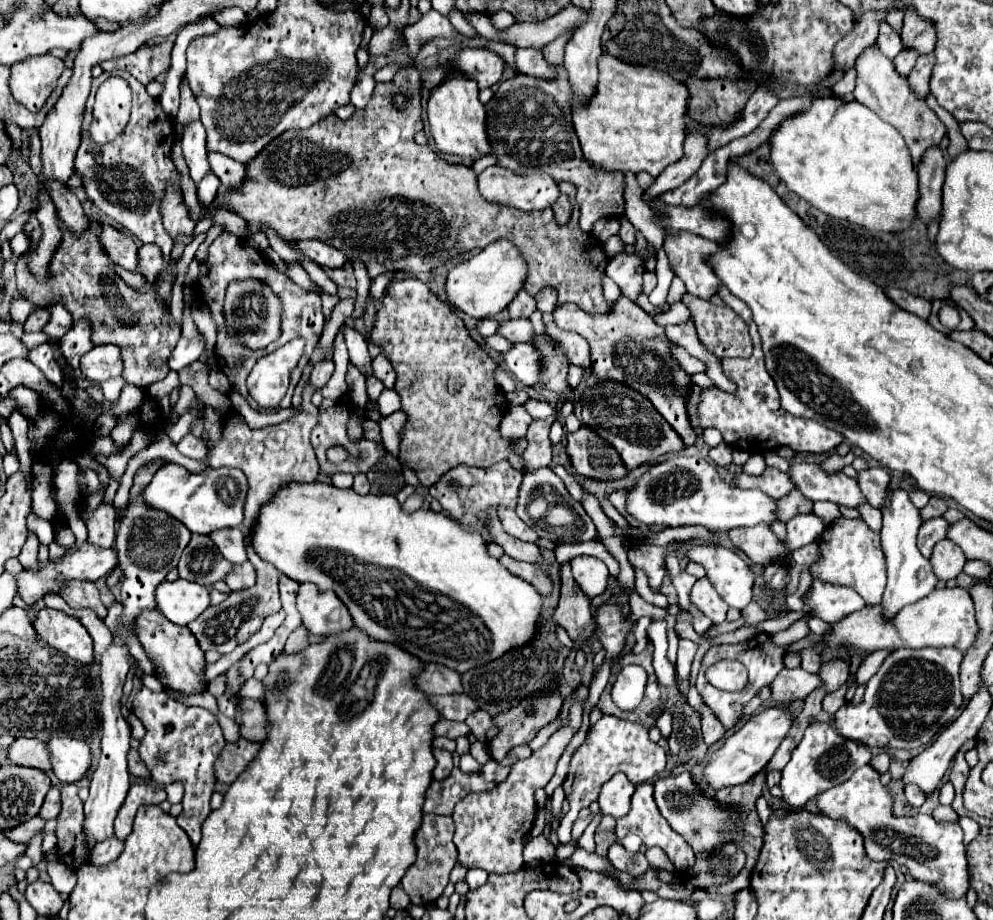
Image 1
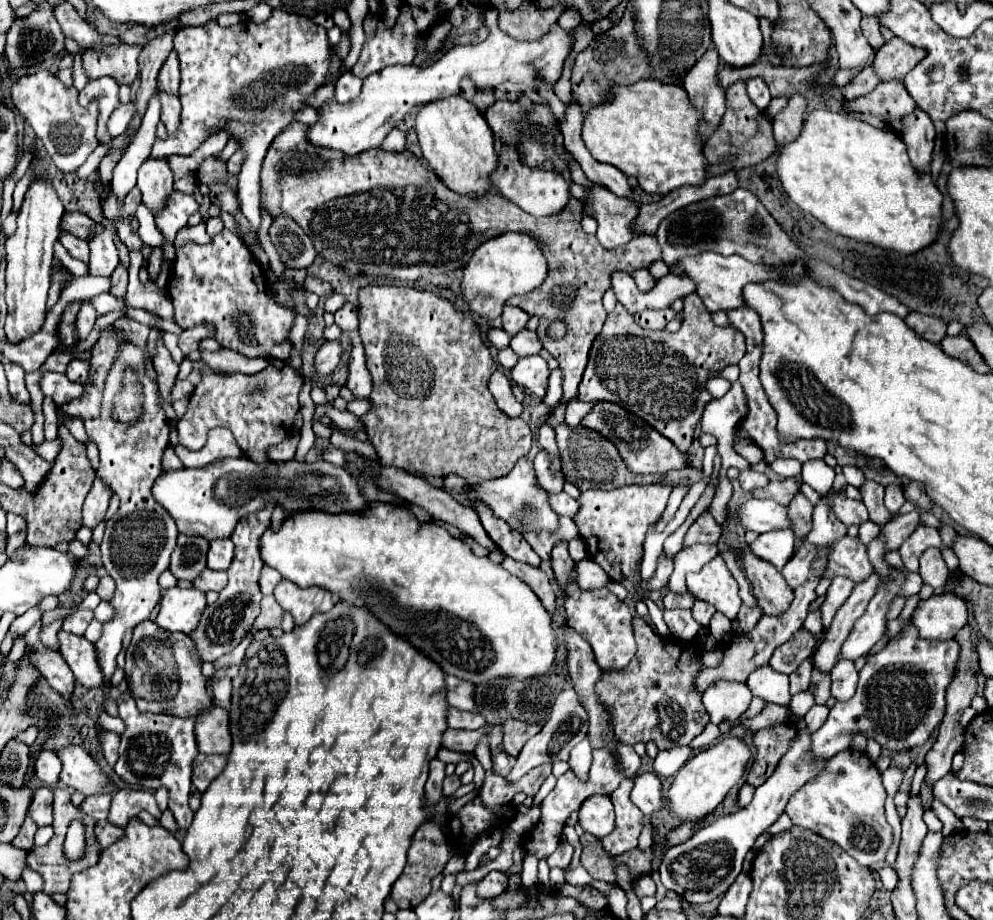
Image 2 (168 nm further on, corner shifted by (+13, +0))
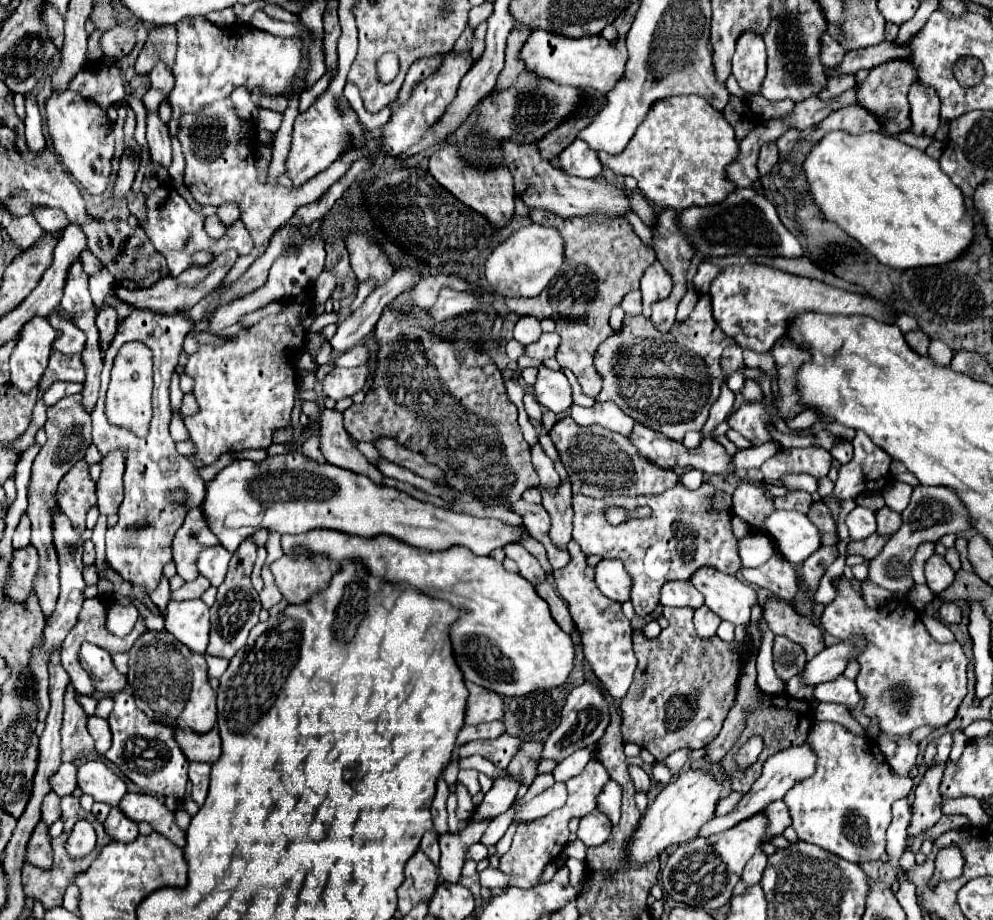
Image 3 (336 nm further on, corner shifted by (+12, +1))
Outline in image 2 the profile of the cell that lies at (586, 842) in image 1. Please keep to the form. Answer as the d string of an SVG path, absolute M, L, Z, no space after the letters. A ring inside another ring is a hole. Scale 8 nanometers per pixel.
M562 840L562 842L558 844L558 850L556 850L554 854L548 856L548 864L550 864L550 868L554 868L554 866L566 868L566 866L570 864L570 860L572 860L572 854L574 854L574 846L568 844L566 840Z

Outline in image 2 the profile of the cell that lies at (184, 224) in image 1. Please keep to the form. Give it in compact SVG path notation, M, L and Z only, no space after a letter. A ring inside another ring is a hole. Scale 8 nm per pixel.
M148 158L140 170L138 170L138 188L142 192L142 202L152 210L152 214L158 214L168 204L168 198L172 196L172 172L166 164L166 160L154 160Z

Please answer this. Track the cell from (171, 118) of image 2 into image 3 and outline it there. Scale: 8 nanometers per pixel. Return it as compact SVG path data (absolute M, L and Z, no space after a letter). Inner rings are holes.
M163 61L155 63L149 77L151 77L151 87L157 87L165 95L171 93L171 89L173 89L173 73L171 73L171 69L167 69L167 65L163 65Z

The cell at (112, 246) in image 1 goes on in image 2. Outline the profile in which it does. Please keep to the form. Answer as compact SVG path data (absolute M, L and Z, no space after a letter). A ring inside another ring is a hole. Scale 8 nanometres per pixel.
M66 212L62 216L62 224L60 224L62 230L82 238L84 242L90 242L90 238L102 234L102 230L94 230L94 226L96 226L96 222L82 212Z

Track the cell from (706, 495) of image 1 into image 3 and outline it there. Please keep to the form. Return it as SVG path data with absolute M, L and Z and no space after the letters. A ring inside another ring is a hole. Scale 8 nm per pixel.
M775 511L765 521L767 531L777 541L779 553L793 565L803 563L821 547L821 533L799 511Z

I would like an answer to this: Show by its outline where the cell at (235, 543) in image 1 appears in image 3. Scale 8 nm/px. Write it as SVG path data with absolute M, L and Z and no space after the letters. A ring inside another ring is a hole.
M221 545L217 547L207 547L199 553L195 565L203 577L209 579L211 587L219 587L227 575L227 563L231 559L231 553L223 549Z

